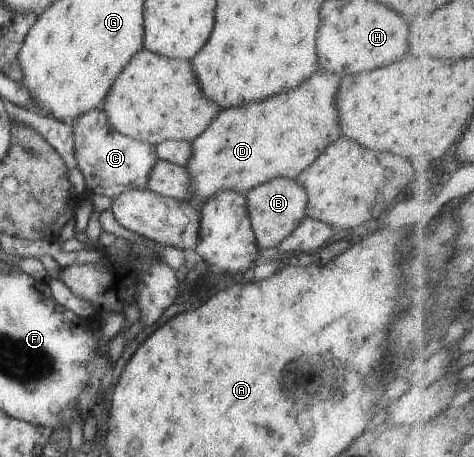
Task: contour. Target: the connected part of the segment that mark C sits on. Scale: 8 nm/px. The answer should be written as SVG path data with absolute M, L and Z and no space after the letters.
M101 106L74 117L70 126L74 137L73 155L83 174L87 195L93 199L102 195L114 198L121 192L146 189L149 172L158 160L154 145L115 131Z

